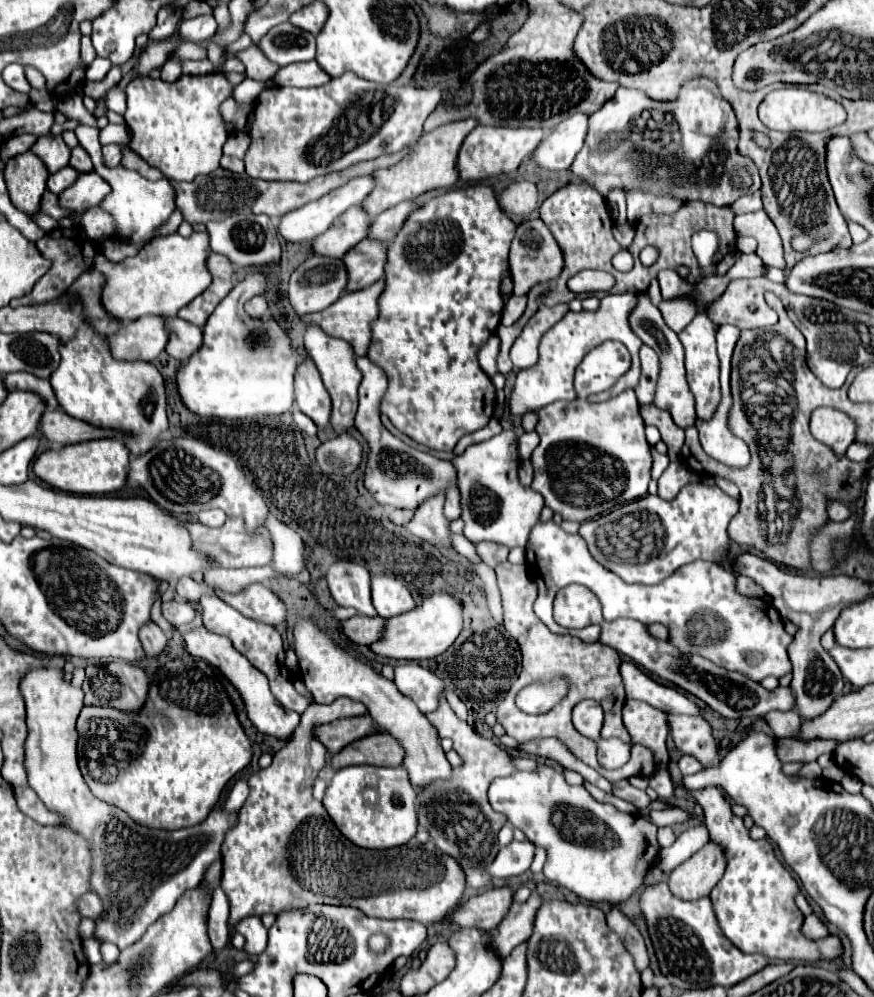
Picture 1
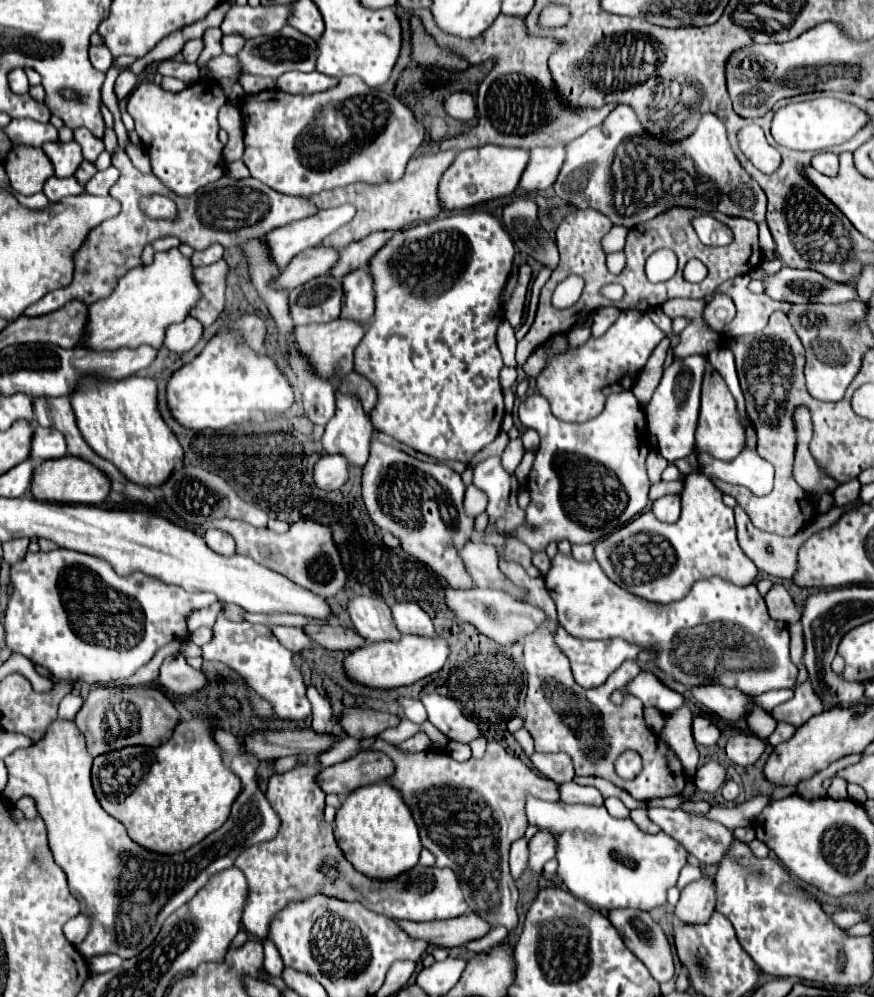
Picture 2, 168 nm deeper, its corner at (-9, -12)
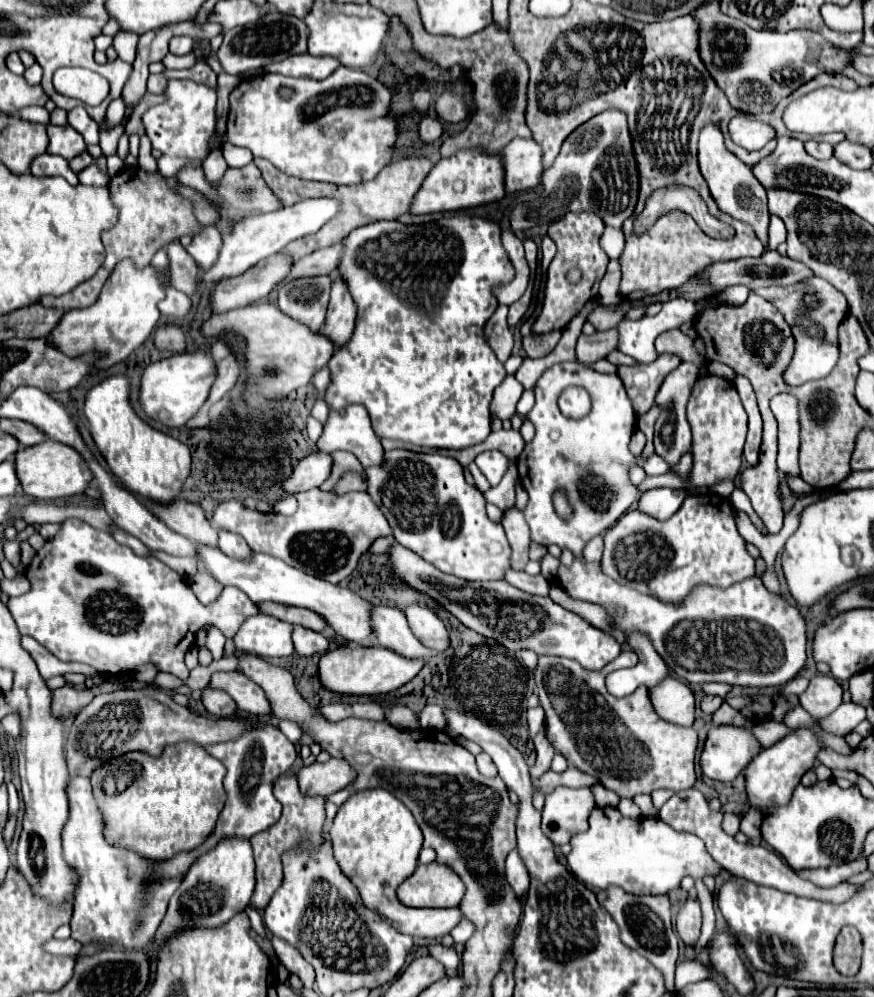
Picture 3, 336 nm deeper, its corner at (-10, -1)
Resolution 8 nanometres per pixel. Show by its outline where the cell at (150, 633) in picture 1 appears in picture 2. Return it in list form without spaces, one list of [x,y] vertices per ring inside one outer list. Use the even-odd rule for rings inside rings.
[[[181,653],[171,655],[161,665],[159,683],[175,695],[189,695],[193,691],[201,691],[207,687],[207,677],[201,671],[195,671],[187,665]]]

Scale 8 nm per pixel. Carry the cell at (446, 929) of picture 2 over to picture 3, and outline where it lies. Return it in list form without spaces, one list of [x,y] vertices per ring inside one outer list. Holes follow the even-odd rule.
[[[368,788],[352,794],[338,810],[330,828],[334,846],[334,858],[340,870],[358,888],[364,904],[382,918],[394,922],[392,926],[416,938],[438,938],[446,936],[454,926],[460,924],[460,908],[450,910],[420,910],[402,906],[396,898],[396,884],[412,876],[418,864],[418,852],[422,848],[422,832],[412,812],[388,790]]]

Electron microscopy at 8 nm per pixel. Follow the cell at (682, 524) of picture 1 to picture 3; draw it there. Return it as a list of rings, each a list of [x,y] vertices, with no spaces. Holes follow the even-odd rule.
[[[690,494],[680,510],[668,520],[656,520],[638,508],[626,512],[612,528],[608,528],[608,532],[604,532],[602,570],[628,588],[652,594],[666,602],[680,602],[696,584],[726,588],[750,578],[754,574],[754,558],[746,550],[746,540],[736,530],[732,502],[716,494]]]

